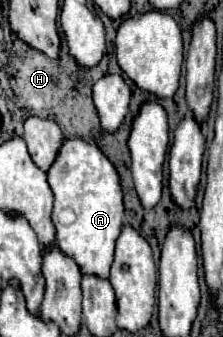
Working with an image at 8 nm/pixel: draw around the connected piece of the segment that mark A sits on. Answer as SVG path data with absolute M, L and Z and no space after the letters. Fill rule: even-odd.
M82 139L64 141L54 165L48 171L48 183L54 193L52 223L56 227L56 243L62 253L70 253L78 261L80 273L108 277L114 245L124 225L124 207L120 179L114 165L96 145Z

